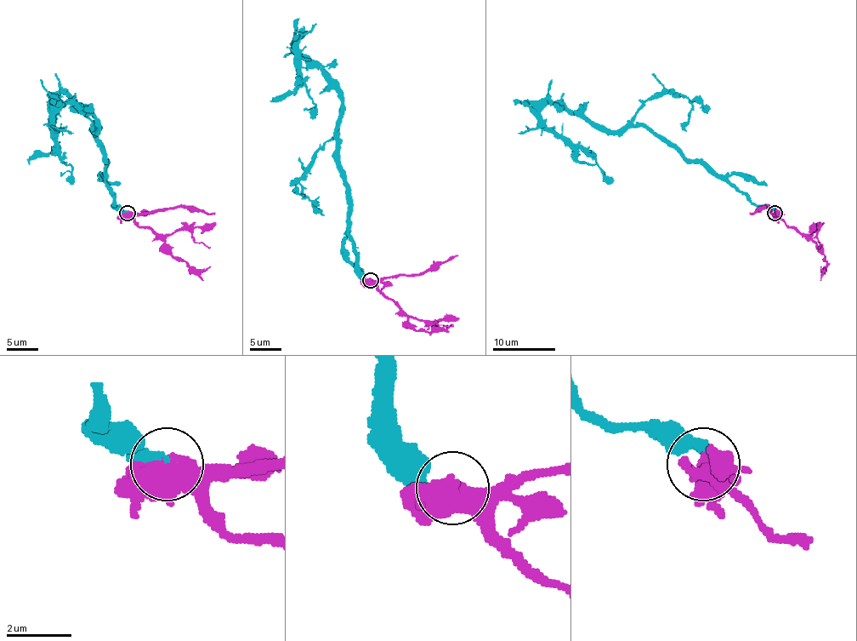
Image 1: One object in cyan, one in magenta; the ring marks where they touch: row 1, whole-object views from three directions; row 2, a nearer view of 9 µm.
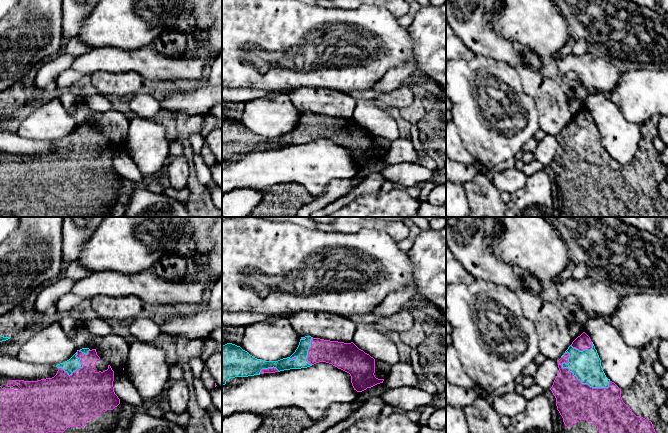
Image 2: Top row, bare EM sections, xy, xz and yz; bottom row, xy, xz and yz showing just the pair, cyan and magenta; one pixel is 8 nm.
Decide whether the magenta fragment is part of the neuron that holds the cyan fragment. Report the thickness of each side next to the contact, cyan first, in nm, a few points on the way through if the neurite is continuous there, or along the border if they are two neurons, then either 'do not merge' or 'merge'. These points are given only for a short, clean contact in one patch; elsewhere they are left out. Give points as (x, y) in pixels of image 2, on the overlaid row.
240/300 nm | merge

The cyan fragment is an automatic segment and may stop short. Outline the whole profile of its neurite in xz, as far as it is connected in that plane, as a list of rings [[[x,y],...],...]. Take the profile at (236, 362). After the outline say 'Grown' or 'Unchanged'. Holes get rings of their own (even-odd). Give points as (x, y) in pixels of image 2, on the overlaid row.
[[[305,336],[301,337],[297,349],[290,357],[278,361],[257,359],[232,343],[222,345],[222,386],[230,378],[307,368],[319,362],[332,364],[349,373],[352,386],[357,392],[384,381],[374,375],[375,359],[353,342],[344,343]]]. Grown

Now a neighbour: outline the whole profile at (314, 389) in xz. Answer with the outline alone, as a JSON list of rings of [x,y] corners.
[[[319,362],[307,368],[290,369],[275,373],[264,373],[248,377],[235,377],[229,384],[222,386],[222,418],[237,412],[262,413],[280,407],[297,407],[305,411],[311,423],[321,421],[332,404],[350,403],[357,398],[349,373],[332,364]]]

